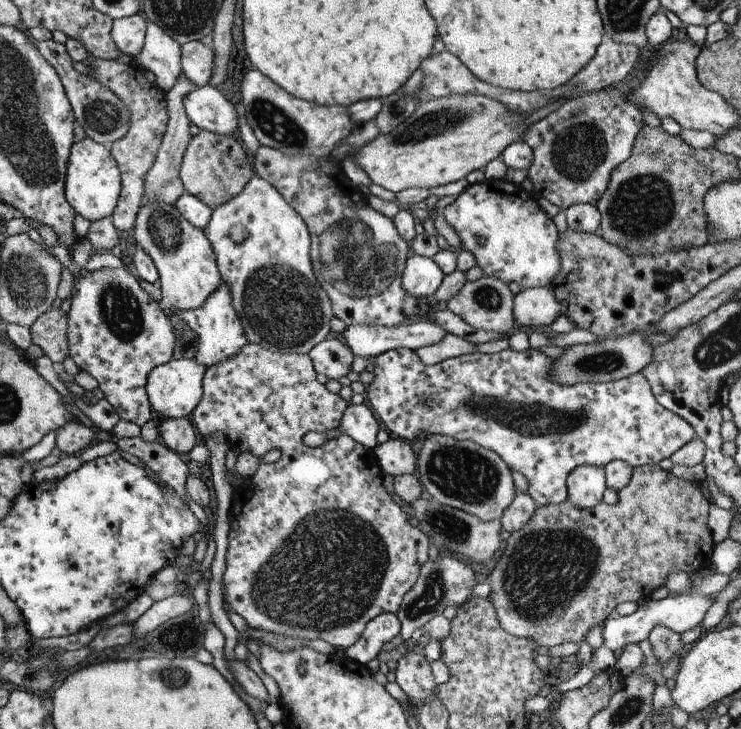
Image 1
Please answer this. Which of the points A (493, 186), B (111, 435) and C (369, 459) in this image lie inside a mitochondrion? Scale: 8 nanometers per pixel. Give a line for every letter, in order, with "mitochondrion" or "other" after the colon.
A: other
B: other
C: other

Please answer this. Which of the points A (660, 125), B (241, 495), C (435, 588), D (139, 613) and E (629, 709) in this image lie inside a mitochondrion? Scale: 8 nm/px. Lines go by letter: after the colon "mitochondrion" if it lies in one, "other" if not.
A: other
B: other
C: mitochondrion
D: other
E: mitochondrion

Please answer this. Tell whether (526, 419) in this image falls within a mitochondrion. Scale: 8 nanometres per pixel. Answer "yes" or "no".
yes

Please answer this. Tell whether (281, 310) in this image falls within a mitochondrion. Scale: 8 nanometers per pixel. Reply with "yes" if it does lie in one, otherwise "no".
yes

